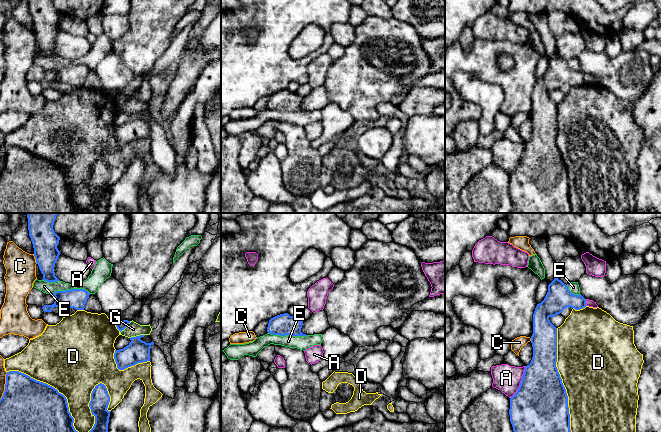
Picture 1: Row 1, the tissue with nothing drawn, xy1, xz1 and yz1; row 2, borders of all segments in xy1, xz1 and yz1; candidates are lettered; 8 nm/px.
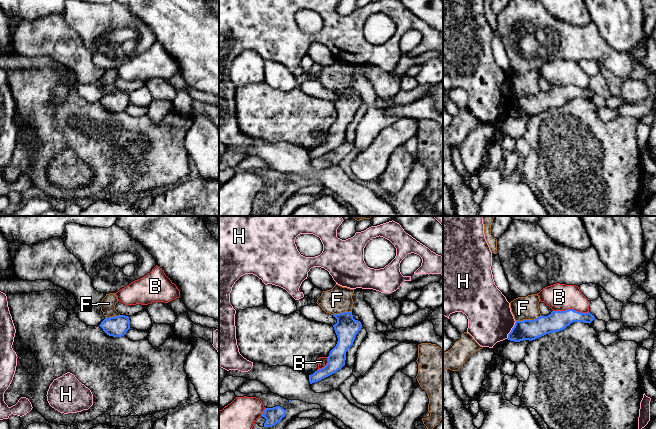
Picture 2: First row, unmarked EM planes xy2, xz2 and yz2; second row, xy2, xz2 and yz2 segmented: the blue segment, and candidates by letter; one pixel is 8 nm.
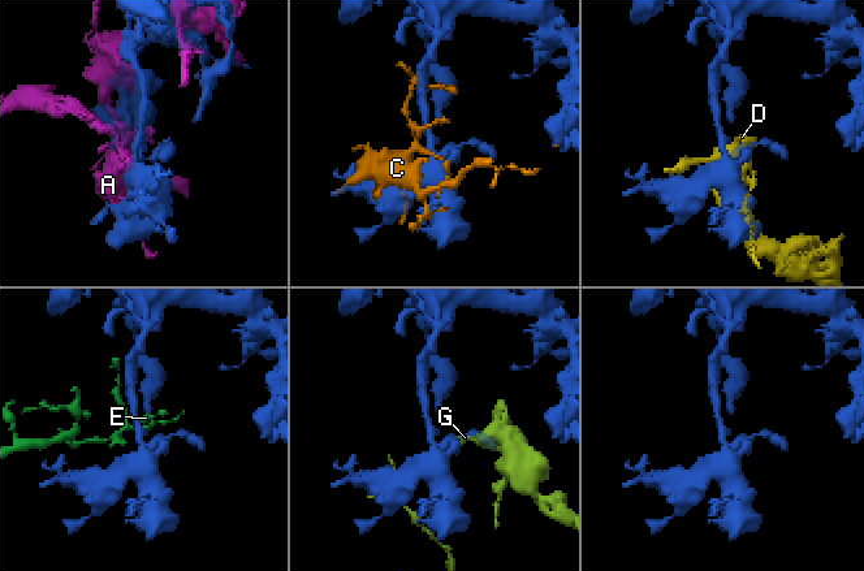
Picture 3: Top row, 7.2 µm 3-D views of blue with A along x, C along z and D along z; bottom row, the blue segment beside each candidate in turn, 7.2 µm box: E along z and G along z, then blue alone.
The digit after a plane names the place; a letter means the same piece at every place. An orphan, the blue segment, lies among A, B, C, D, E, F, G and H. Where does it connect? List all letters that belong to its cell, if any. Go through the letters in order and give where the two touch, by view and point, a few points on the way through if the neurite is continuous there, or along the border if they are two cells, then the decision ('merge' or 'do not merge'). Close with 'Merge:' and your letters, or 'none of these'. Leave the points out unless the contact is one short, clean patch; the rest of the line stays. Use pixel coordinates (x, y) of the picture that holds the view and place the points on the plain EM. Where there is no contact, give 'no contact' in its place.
A: contact yz1 (521, 158); do not merge
B: contact yz2 (571, 85); do not merge
C: contact xy1 (35, 34); do not merge
D: contact xy1 (77, 207); do not merge
E: contact xy1 (71, 65); border xy1 (90, 69), (83, 65), (66, 65), (56, 66), (51, 70); do not merge
F: contact yz2 (528, 96); merge
G: contact xy1 (137, 112); border xy1 (144, 110), (130, 114); do not merge
H: contact yz2 (511, 106); do not merge
Merge: F

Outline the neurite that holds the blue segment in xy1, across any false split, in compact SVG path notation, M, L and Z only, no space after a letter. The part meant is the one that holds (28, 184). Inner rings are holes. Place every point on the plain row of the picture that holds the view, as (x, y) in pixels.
M19 147L6 150L5 167L0 175L0 213L107 213L110 172L104 160L95 162L89 183L95 192L93 204L85 211L75 206L66 173L54 163Z

